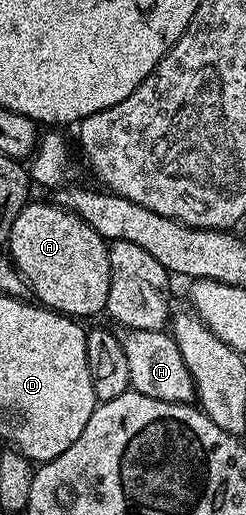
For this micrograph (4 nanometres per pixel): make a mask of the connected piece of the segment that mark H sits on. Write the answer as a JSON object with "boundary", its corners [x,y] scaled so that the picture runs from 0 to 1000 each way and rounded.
{"boundary":[[[496,639],[476,645],[488,670],[504,670],[504,693],[520,693],[528,748],[585,771],[634,771],[634,779],[785,784],[797,775],[780,724],[732,693],[732,678],[687,641]]]}

